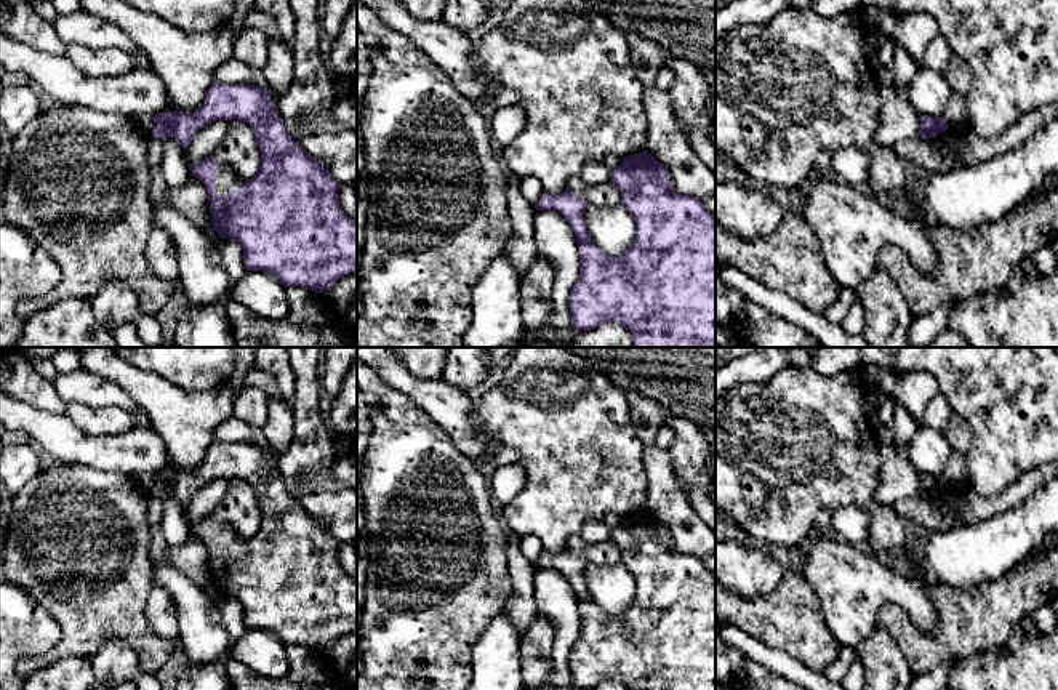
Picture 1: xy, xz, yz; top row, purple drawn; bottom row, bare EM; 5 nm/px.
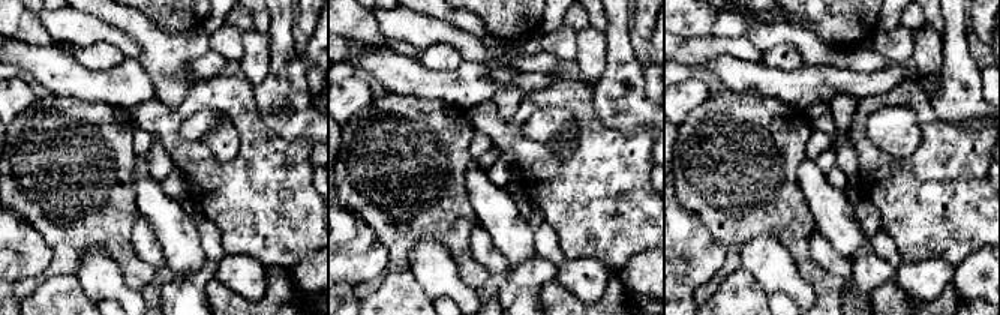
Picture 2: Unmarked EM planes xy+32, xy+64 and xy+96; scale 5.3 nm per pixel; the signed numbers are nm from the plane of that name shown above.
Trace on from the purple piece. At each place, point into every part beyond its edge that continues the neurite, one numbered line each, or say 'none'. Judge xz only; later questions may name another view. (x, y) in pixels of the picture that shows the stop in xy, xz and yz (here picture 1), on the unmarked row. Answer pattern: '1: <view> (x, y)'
none

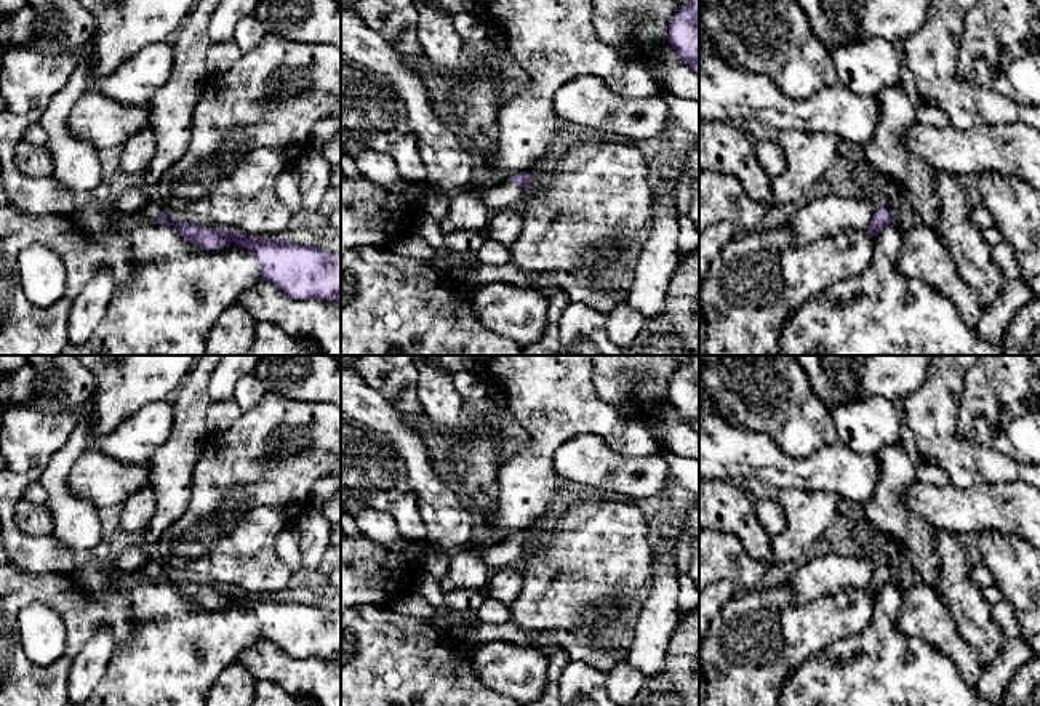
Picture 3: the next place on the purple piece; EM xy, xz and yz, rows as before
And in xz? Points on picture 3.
1: xz (506, 554)

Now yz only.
1: yz (898, 572)

